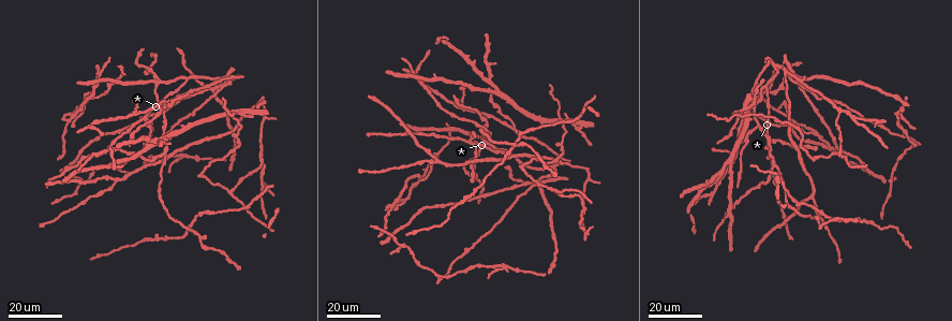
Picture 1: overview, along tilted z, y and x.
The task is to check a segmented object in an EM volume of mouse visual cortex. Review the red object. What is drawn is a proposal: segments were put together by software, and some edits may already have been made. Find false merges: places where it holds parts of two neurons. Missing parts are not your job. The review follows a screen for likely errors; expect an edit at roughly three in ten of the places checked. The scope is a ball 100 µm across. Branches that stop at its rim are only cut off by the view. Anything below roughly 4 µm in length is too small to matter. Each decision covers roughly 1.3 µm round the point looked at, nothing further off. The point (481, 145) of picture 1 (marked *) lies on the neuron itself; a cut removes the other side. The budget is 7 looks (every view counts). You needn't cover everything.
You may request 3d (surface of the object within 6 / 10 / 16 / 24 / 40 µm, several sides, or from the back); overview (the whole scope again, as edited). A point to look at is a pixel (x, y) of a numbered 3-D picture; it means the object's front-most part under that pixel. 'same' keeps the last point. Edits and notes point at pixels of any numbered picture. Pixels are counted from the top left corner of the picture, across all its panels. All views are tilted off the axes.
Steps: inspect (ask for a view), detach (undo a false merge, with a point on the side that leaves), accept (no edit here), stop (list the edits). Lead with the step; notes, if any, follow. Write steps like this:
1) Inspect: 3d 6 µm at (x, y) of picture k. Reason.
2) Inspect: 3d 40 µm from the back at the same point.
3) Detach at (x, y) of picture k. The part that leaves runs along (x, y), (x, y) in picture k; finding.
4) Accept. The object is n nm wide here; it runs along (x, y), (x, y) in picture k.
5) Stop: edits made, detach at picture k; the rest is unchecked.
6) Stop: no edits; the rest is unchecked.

Inspect: 3d 24 µm at (132, 114) of picture 1. Branch point.

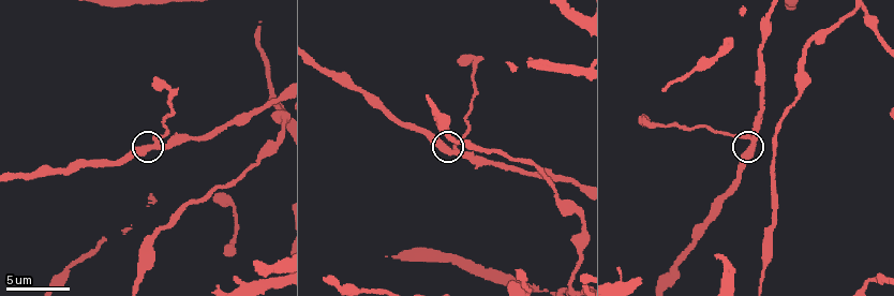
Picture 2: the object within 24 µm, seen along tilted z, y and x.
Inspect: 3d 10 µm at (154, 139) of picture 2.

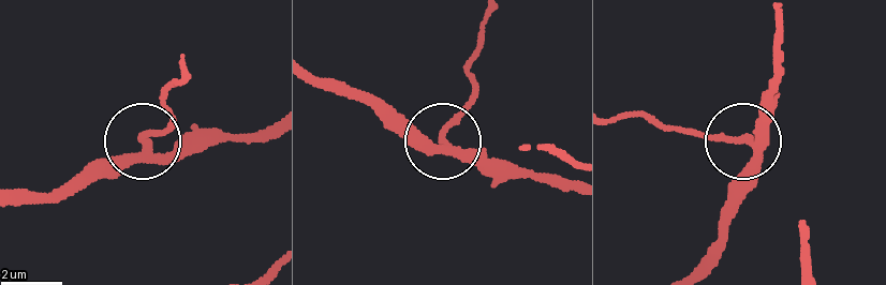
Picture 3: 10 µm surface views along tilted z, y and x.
Detach at (161, 133) of picture 3. The object is 270 nm wide here; a second neuron is stuck on.

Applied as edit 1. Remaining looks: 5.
Inspect: overview.

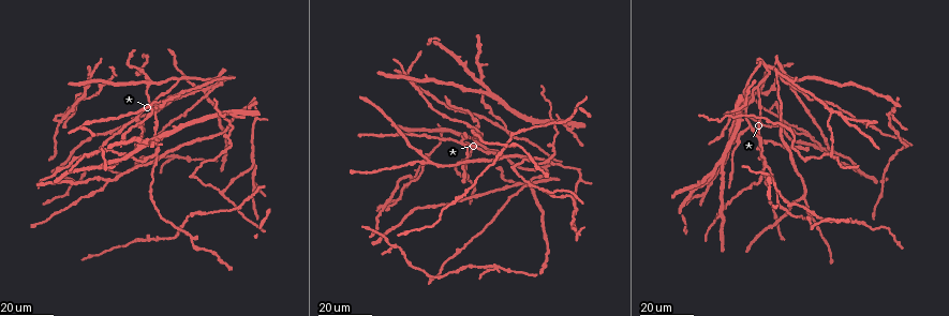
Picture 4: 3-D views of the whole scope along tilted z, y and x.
Inspect: 3d 24 µm at (522, 182) of picture 4.

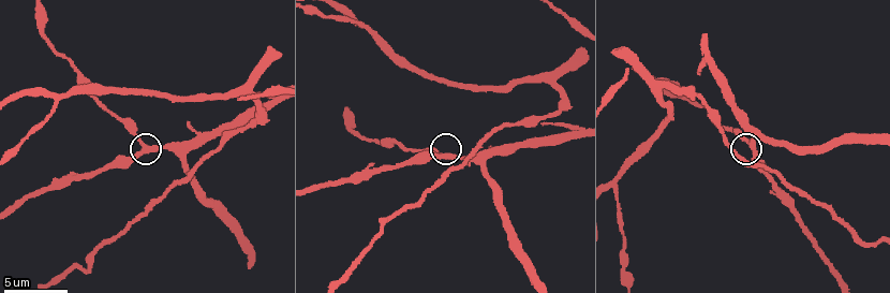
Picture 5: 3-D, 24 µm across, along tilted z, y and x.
Inspect: 3d 6 µm at (446, 156) of picture 5.

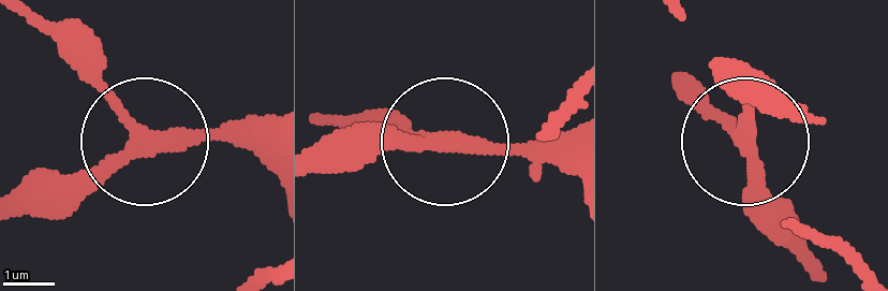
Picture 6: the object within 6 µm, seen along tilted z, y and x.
Accept. The side arm is 22 µm long; it runs along (716, 68), (744, 135), (687, 102) in picture 6; continuous, no second neuron.

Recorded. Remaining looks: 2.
Inspect: 3d 16 µm at (844, 121) of picture 4. Thin arm on a thick one.

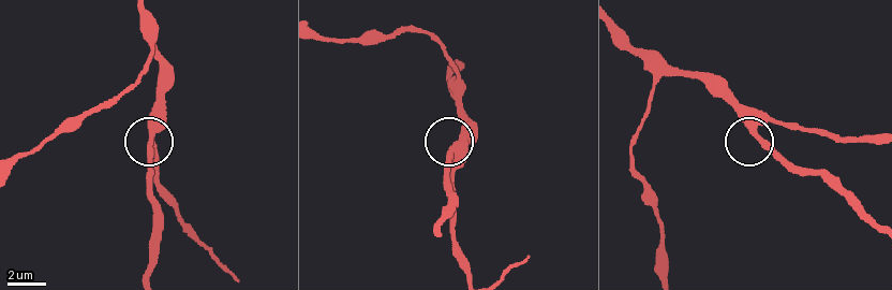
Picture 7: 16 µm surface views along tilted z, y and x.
Inspect: 3d 10 µm at (757, 125) of picture 7.

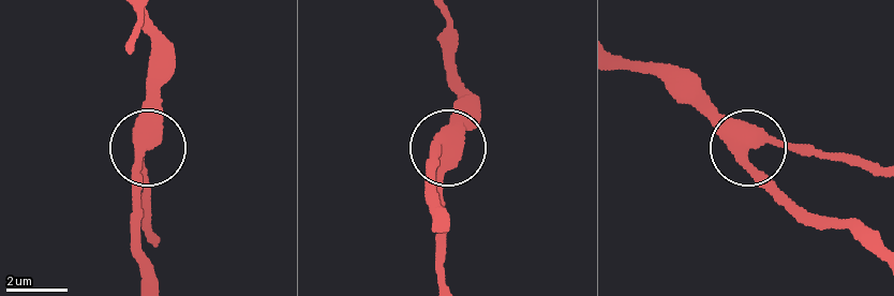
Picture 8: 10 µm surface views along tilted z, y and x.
Accept. The object is 430 nm wide here; continuous, no second neuron.

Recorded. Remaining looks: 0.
Stop: edits made, detach at picture 3; the rest is unchecked.

